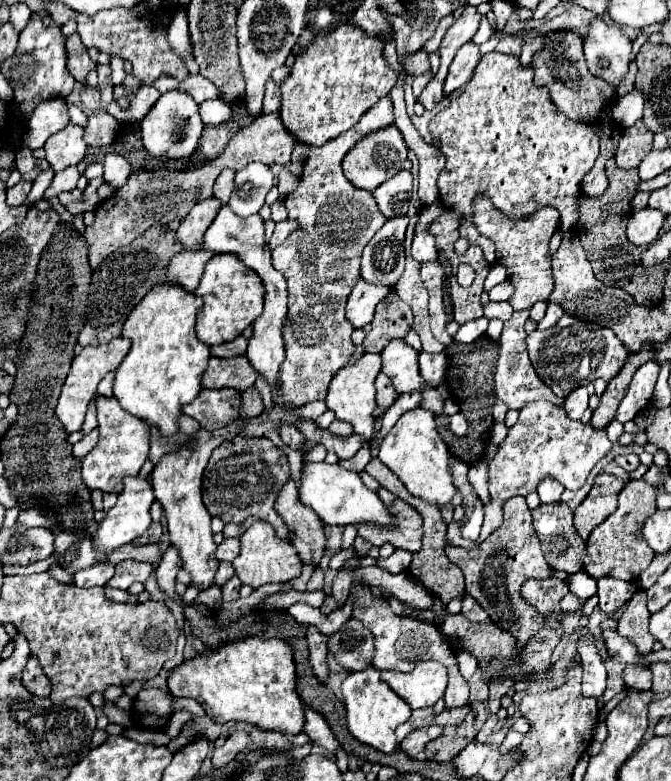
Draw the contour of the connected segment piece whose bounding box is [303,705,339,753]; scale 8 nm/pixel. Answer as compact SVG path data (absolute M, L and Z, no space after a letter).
M305 707L305 727L303 731L309 735L309 739L321 747L325 747L329 753L335 753L335 749L339 747L333 731L329 729L327 721L323 719L323 715L319 715L317 711L313 711L311 707Z

